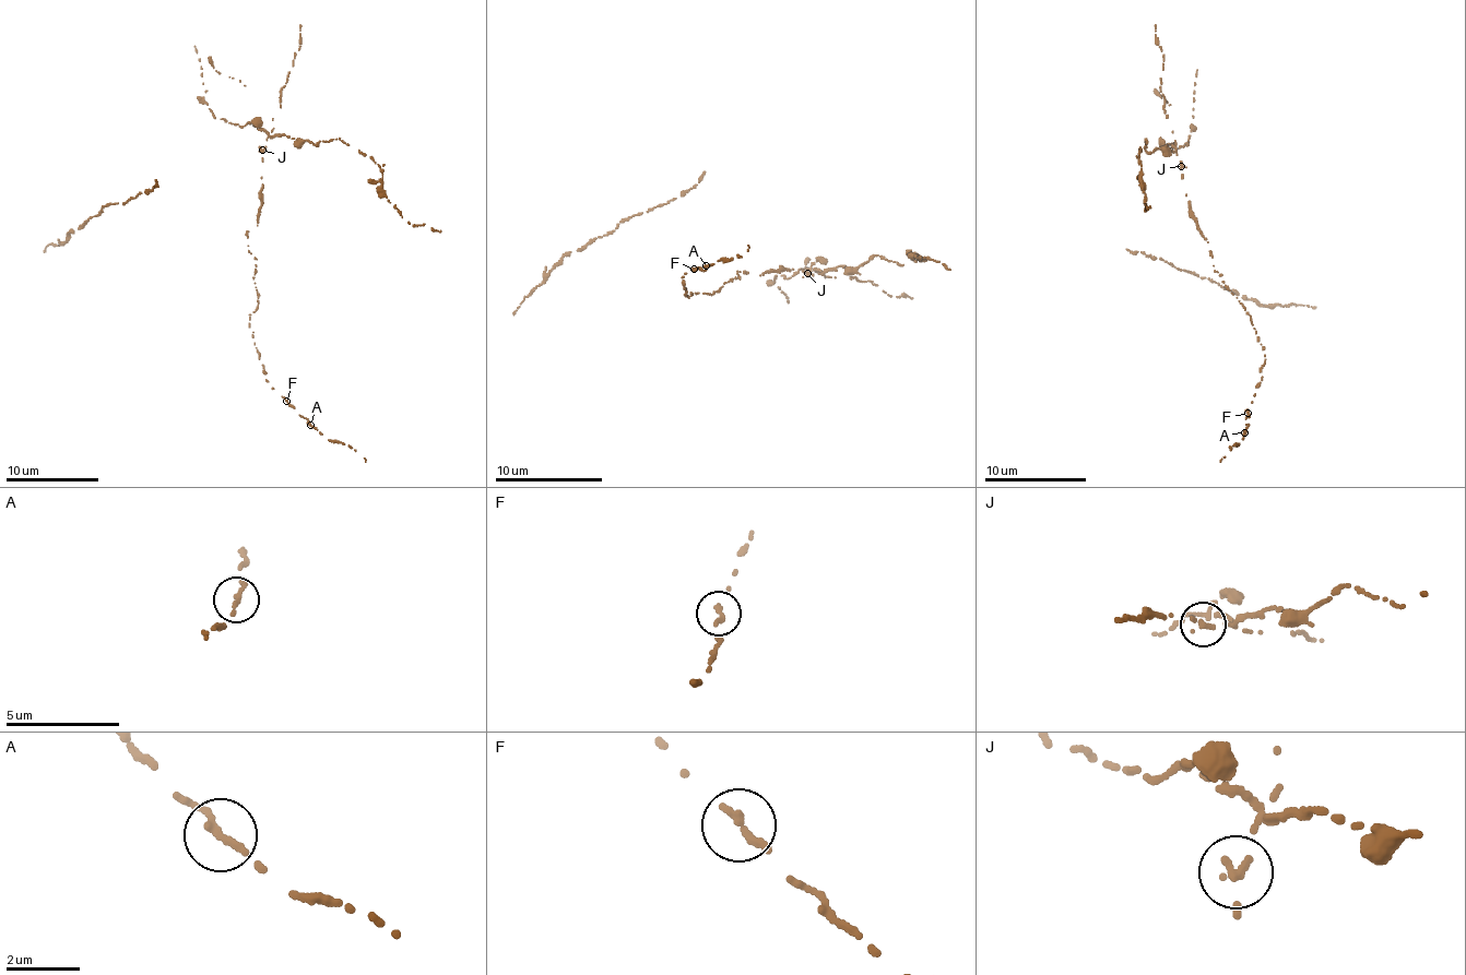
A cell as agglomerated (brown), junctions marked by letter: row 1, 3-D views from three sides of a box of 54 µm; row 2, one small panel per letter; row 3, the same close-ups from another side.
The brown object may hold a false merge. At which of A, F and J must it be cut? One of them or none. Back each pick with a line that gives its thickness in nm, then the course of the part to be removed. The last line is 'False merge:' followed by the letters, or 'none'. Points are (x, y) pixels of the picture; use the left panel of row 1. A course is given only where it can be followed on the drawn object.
J: calibre 280 nm; course (262, 150), (268, 137), (281, 133), (316, 145), (340, 139), (378, 165), (381, 194), (409, 224), (440, 232)
False merge: J

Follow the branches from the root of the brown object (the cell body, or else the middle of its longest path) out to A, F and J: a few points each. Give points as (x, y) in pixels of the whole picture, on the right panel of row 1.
A: (1186, 194), (1190, 217), (1208, 242), (1213, 265), (1250, 316), (1263, 346), (1262, 378), (1244, 432)
F: (1186, 194), (1190, 217), (1208, 242), (1213, 265), (1250, 316), (1263, 346), (1262, 378), (1248, 413)
J: (1186, 194), (1181, 165)

